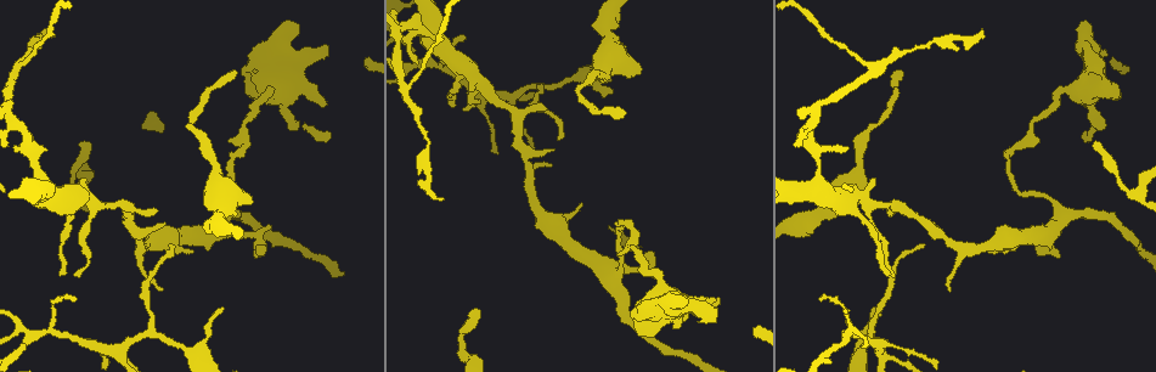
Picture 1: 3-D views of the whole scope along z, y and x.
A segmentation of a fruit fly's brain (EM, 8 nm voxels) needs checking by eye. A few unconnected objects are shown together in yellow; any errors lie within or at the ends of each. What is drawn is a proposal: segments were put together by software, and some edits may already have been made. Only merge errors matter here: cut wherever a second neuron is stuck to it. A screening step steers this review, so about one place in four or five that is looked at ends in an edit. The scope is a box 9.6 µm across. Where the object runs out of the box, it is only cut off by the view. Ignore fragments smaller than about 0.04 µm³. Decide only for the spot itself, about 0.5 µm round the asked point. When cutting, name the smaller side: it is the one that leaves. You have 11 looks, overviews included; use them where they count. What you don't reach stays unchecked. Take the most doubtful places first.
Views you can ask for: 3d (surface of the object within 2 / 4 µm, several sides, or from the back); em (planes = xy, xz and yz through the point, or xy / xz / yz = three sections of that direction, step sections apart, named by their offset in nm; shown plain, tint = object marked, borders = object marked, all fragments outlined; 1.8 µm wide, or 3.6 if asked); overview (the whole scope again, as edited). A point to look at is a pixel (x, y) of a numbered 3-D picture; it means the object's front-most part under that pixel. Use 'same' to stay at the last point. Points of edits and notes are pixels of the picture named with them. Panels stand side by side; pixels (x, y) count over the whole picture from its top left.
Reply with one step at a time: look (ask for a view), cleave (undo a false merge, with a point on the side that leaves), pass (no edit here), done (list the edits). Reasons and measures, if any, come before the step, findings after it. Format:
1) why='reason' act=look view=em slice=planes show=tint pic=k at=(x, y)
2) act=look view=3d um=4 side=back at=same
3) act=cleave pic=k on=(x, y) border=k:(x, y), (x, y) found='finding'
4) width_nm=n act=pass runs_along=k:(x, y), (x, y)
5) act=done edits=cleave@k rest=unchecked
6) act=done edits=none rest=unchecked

why='three arms meet' act=look view=em slice=planes show=plain pic=1 at=(514, 98)

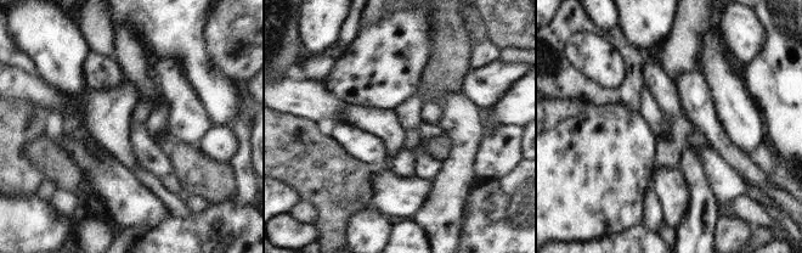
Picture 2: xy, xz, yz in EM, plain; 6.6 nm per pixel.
why='with the object marked' act=look view=em slice=planes show=tint at=same

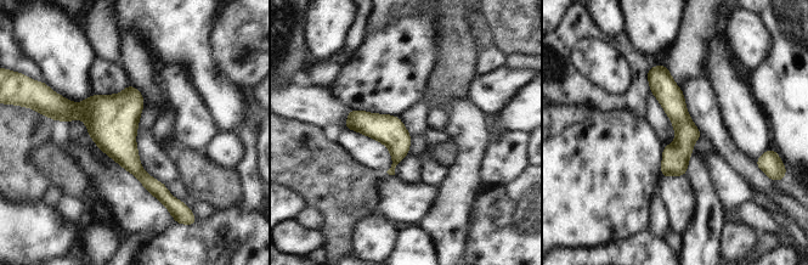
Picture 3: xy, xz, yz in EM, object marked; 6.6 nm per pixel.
act=pass found='continuous, no second neuron'

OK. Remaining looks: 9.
why='sharp bend' act=look view=3d um=4 pic=1 at=(253, 231)

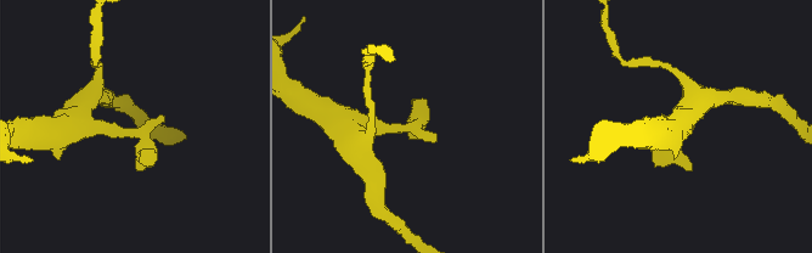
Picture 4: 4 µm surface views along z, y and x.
why='now the EM' act=look view=em slice=planes show=plain pic=4 at=(409, 128)

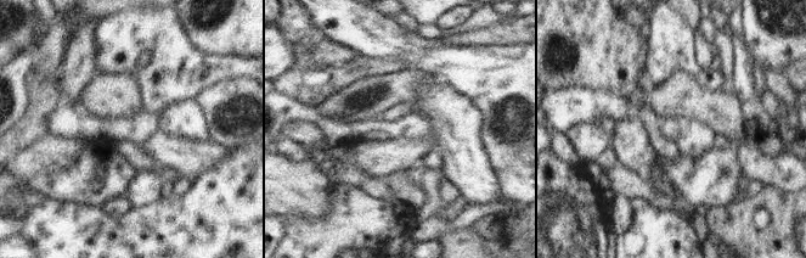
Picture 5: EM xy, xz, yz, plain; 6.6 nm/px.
act=look view=em slice=planes show=tint at=same

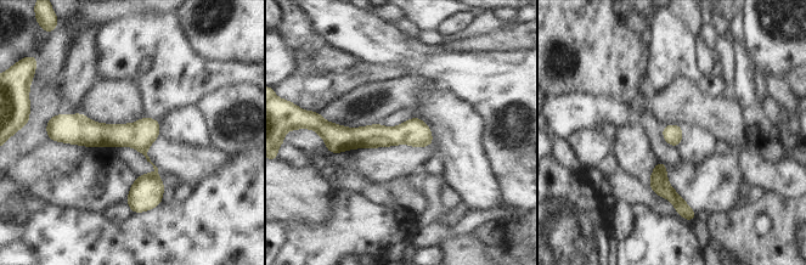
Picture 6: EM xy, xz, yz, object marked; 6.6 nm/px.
width_nm=130 act=pass found='all the same neuron'

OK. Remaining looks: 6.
why='abrupt turn' act=look view=3d um=4 side=back pic=1 at=(404, 27)

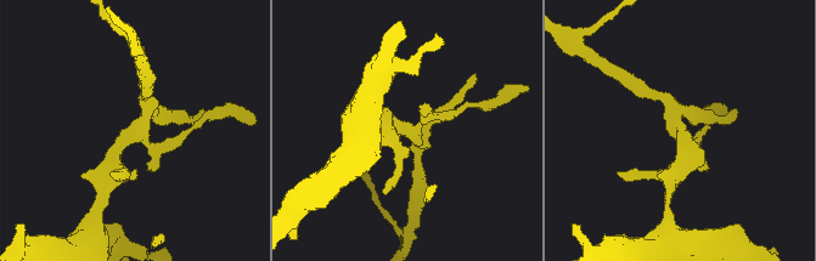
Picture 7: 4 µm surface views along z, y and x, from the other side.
why='need the tissue' act=look view=em slice=xy step=16 show=tint pic=7 at=(409, 132)

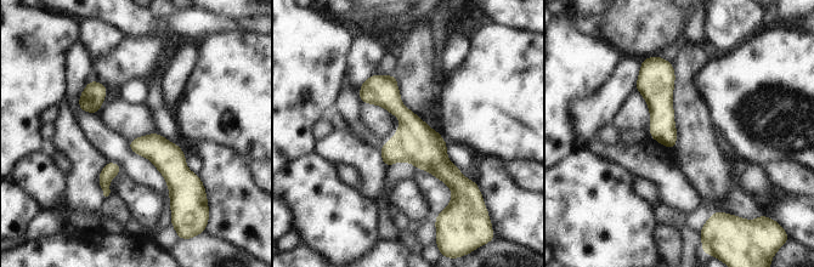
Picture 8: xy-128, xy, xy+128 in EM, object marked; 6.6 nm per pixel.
act=look view=em slice=planes show=tint at=same

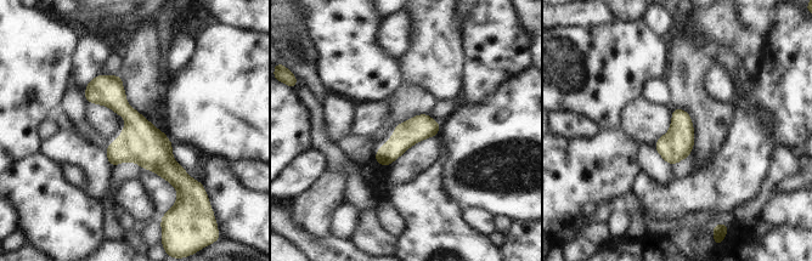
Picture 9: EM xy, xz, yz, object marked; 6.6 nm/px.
act=pass found='continuous, no second neuron'

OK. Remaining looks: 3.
why='abrupt turn' act=look view=em slice=xz step=16 show=tint pic=1 at=(1004, 154)

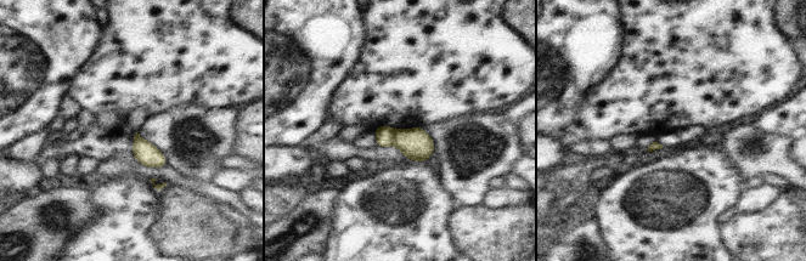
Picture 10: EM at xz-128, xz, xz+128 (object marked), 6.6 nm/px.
width_nm=60 act=cleave pic=10 on=(416, 145) found='two neurons meet here'

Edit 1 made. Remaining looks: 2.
act=done edits=cleave@10 rest=unchecked

